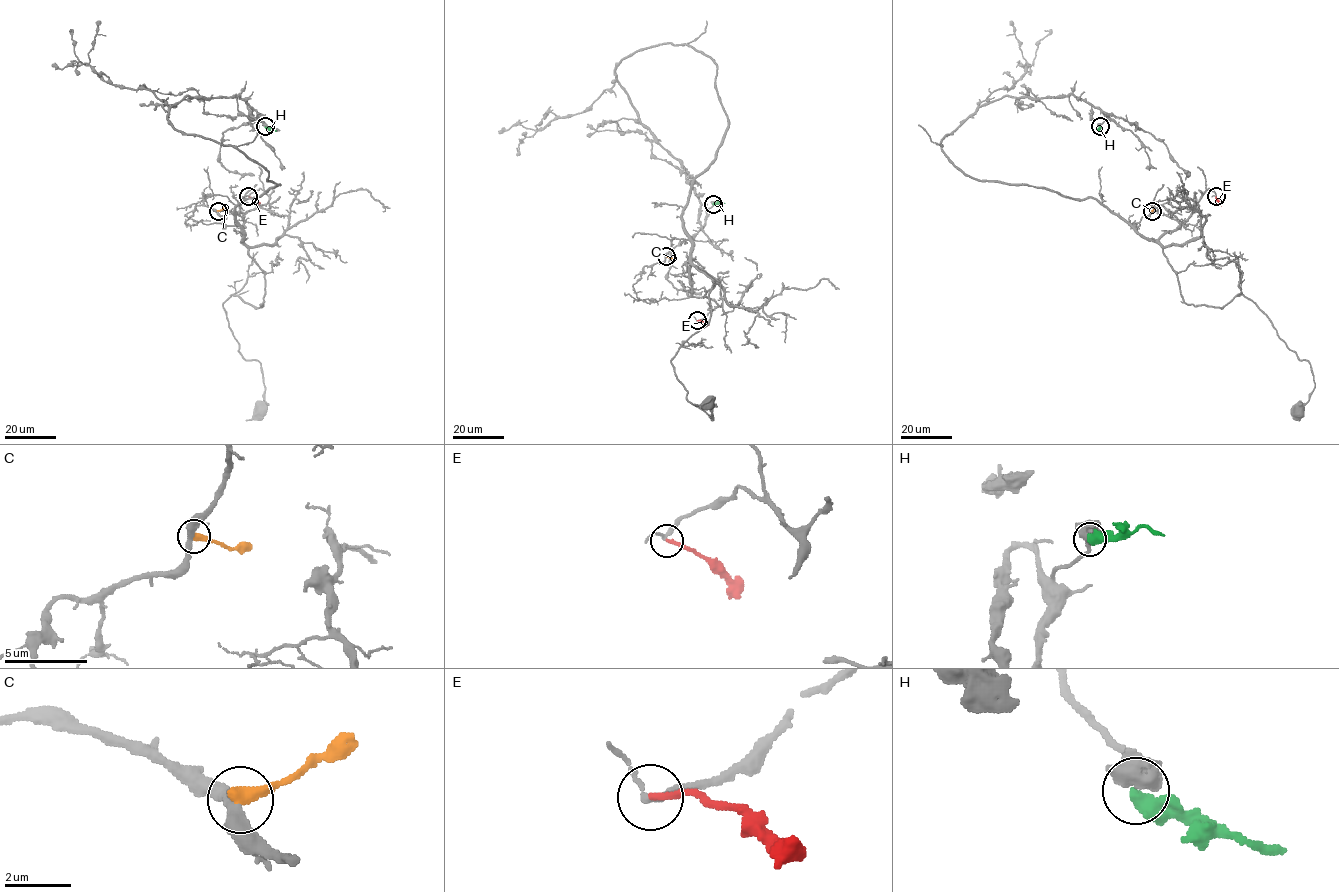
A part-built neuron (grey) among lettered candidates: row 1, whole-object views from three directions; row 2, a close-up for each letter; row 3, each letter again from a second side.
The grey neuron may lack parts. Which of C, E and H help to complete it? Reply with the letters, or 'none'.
none

